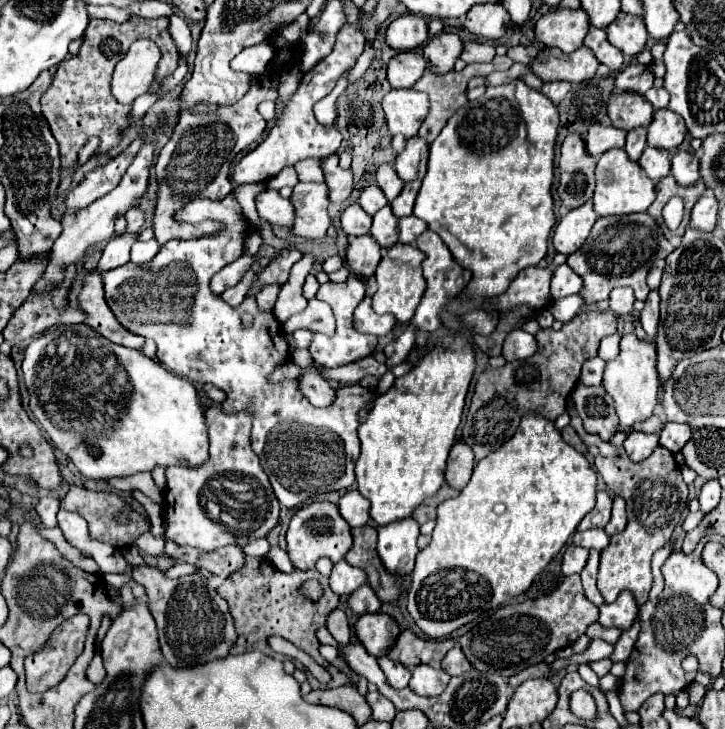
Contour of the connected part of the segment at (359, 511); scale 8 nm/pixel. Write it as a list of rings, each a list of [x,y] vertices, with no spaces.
[[[352,490],[352,492],[346,492],[340,502],[338,502],[338,508],[340,508],[340,514],[342,518],[352,526],[366,526],[372,518],[370,518],[370,502],[364,500],[358,490]]]

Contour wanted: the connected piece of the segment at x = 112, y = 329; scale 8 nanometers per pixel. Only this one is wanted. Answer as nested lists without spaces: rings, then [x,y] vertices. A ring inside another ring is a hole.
[[[96,270],[84,280],[84,288],[80,294],[80,308],[86,312],[84,324],[92,326],[96,332],[100,332],[110,342],[126,346],[126,348],[136,348],[136,350],[140,350],[144,346],[146,338],[138,336],[134,332],[128,332],[112,314],[112,310],[104,298],[102,276]]]

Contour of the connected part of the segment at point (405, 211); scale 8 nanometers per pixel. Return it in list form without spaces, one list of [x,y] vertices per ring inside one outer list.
[[[412,180],[412,182],[406,182],[406,184],[404,184],[404,188],[402,188],[402,192],[398,194],[398,198],[390,202],[390,206],[392,206],[392,212],[394,212],[398,218],[412,214],[412,208],[414,208],[414,200],[416,200],[416,196],[418,196],[420,184],[422,184],[420,180]]]

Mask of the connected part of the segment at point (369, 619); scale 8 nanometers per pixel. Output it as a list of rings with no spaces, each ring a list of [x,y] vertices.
[[[382,612],[362,614],[354,626],[358,640],[366,648],[366,652],[374,658],[380,658],[390,652],[396,638],[400,636],[398,622]]]

